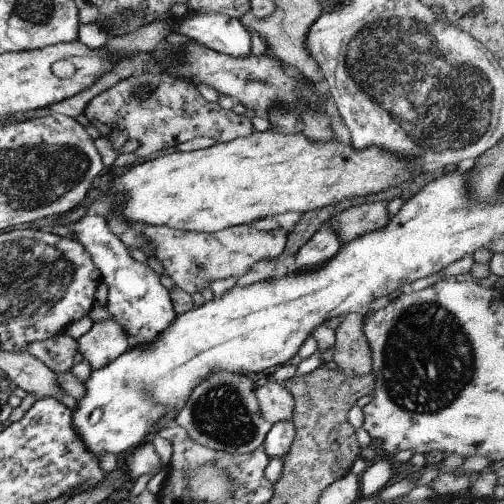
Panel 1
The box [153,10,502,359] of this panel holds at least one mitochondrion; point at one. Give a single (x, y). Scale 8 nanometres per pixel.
(442, 102)

